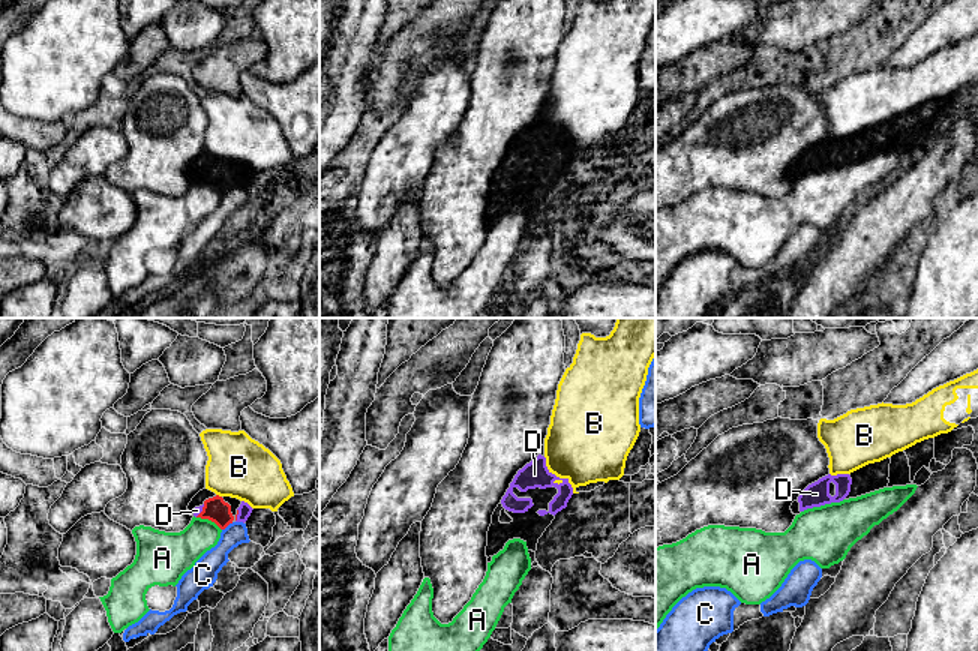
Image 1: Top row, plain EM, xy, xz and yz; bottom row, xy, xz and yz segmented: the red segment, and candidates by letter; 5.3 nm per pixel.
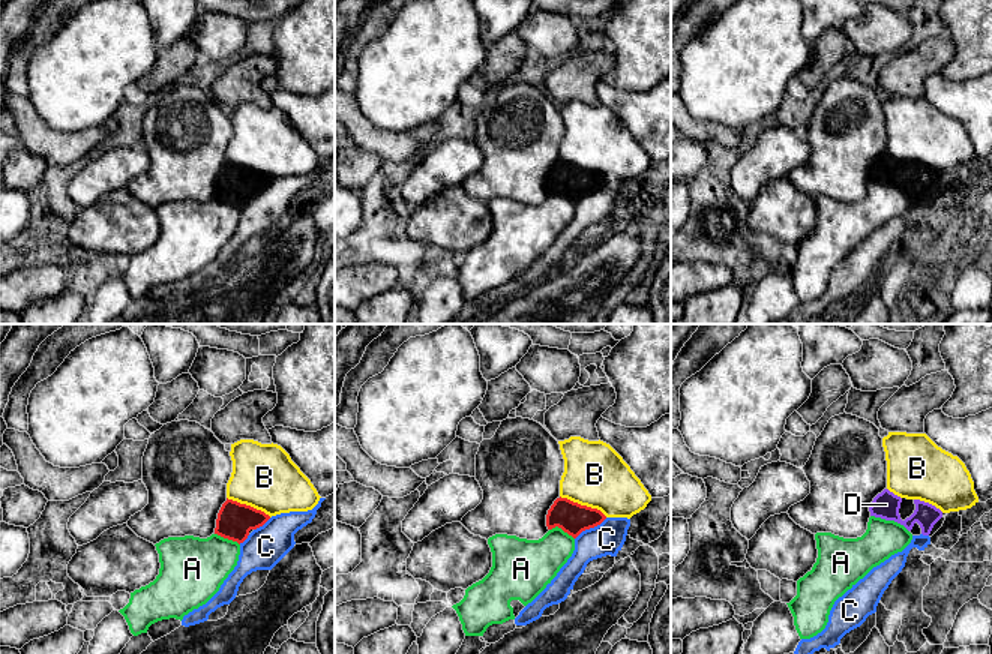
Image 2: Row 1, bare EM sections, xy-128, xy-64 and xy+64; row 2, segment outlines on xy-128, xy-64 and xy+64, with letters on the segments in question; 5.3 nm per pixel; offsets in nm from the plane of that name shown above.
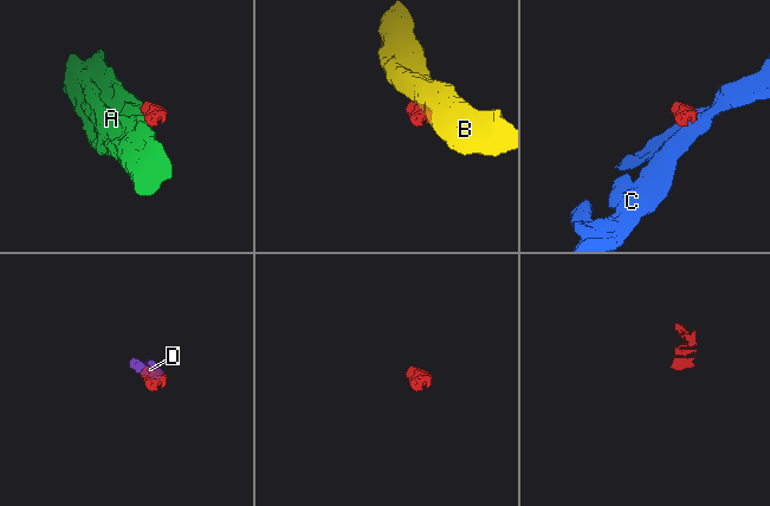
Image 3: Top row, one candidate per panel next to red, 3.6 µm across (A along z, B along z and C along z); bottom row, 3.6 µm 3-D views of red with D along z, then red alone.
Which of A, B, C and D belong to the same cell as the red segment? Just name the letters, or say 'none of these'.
D

